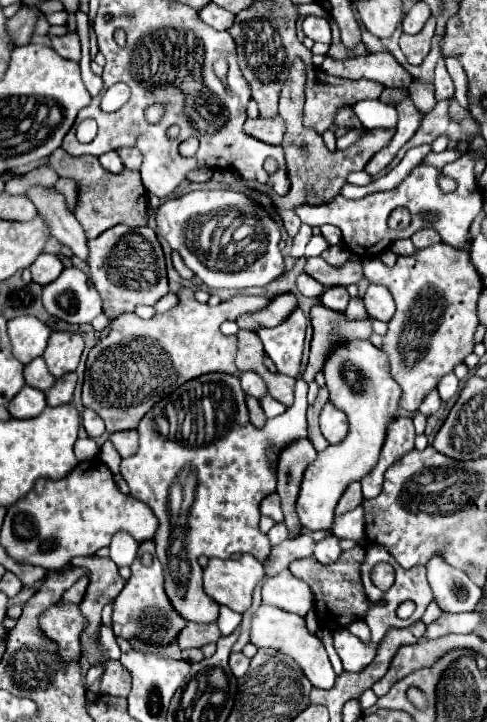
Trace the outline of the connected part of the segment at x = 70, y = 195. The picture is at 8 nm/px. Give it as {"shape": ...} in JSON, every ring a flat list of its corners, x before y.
{"shape":[[59,178,59,180,57,180,57,184,55,184,55,188,57,188,65,198,67,198,69,208,73,210,75,200,77,200,77,186,73,186,73,182,69,182,67,178]]}

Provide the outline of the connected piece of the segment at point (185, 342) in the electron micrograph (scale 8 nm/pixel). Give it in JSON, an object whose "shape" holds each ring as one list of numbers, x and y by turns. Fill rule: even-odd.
{"shape":[[183,288,179,292,179,304,165,314,157,314,151,320,141,320,137,314,117,318,117,322,111,322,109,334,89,352,83,406,93,408,103,418,109,434,135,430,137,422,153,404,187,380,209,372,239,376,233,362,237,342,233,336,223,336,219,326,225,320,237,320,247,312,257,312,267,304,269,298,265,296,233,296,213,308,197,302,193,290]]}

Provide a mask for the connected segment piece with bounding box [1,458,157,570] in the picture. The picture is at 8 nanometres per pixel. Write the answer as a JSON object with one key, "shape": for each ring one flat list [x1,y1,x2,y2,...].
{"shape":[[93,458,79,462,65,478,37,480,25,498,9,506,1,528,1,546,17,562,51,564,51,570,61,570,71,558,89,556,109,546,117,530,129,532,137,542,151,540,157,518,149,506,121,494,109,468]]}

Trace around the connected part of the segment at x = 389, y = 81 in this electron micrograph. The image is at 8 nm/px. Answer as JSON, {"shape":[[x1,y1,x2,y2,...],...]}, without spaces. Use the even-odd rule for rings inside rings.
{"shape":[[373,52,365,56,355,56,347,60,335,60,325,56,325,62,319,66,323,72,343,78,343,80,377,80,389,88,403,88,403,78,413,80,413,76,397,62,391,52]]}

